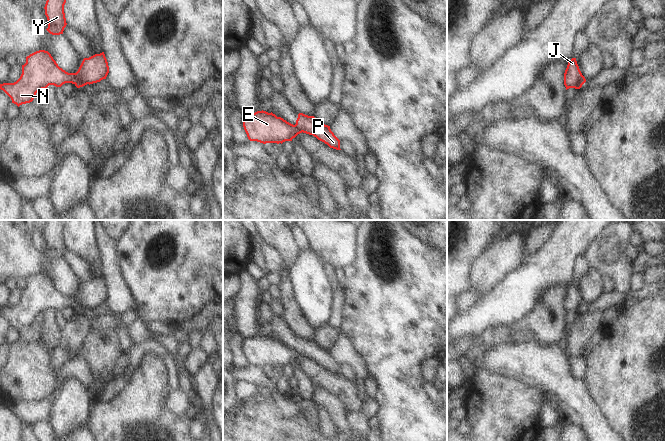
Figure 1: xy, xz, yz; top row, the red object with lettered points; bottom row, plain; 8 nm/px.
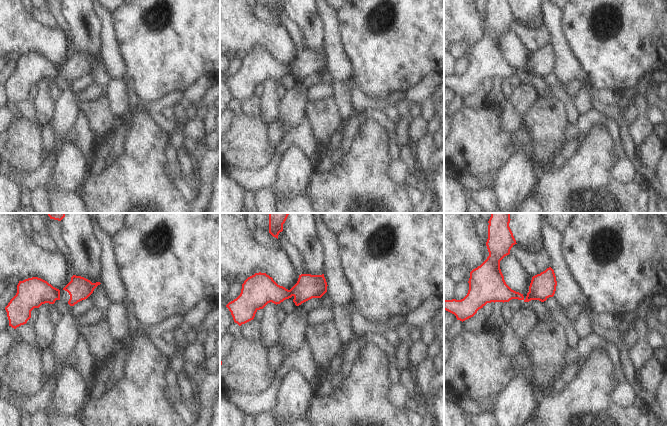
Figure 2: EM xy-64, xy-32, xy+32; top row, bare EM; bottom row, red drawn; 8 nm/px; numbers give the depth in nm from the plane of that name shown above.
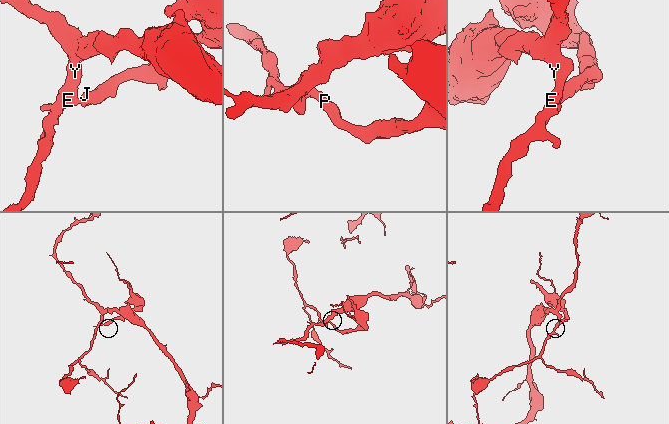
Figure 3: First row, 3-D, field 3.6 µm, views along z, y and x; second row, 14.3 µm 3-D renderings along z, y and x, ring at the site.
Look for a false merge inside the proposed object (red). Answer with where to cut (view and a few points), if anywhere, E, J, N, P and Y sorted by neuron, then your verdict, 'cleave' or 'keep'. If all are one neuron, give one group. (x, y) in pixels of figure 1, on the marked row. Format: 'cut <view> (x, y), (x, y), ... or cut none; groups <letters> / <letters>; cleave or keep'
cut xy (73, 73), (76, 76), (75, 84); groups E N Y / J P; cleave

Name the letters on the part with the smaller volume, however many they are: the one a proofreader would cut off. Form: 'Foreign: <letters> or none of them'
Foreign: J, P

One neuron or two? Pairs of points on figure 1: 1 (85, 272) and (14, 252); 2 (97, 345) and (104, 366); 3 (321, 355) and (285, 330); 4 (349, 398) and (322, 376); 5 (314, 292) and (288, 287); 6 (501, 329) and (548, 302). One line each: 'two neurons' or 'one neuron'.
1: two neurons
2: one neuron
3: one neuron
4: one neuron
5: two neurons
6: one neuron

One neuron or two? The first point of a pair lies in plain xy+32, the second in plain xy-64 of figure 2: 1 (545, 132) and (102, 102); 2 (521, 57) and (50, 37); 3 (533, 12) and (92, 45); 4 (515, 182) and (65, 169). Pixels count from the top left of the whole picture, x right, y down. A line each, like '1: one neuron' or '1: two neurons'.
1: one neuron
2: one neuron
3: one neuron
4: one neuron

